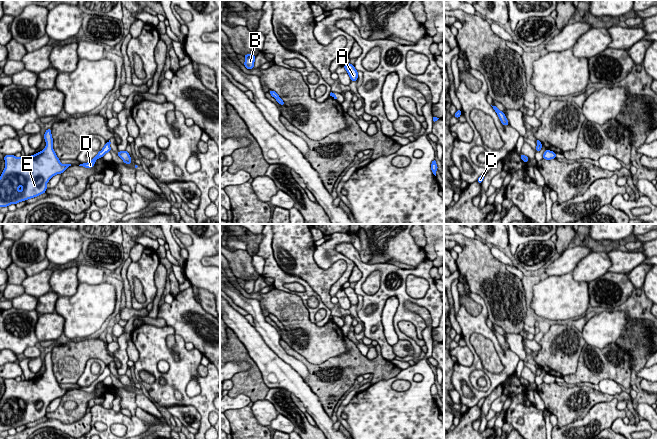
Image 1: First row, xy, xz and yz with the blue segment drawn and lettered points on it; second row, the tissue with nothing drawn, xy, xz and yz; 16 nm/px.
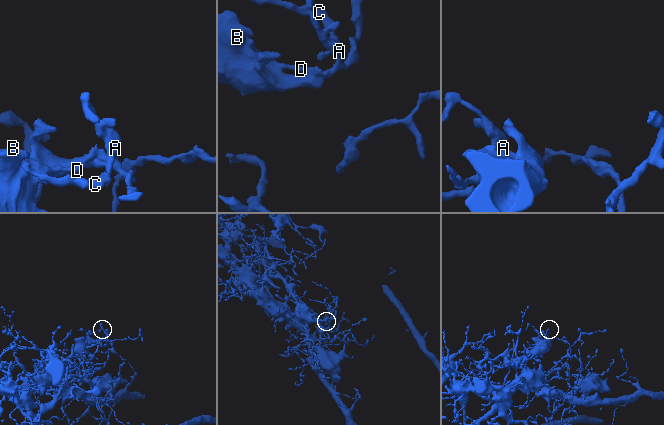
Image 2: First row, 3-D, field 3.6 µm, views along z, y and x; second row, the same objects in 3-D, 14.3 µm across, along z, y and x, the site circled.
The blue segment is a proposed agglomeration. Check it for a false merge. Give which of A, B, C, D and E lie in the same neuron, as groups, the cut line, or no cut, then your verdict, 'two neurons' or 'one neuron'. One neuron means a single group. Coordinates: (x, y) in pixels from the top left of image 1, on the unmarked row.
A B C E / D | yz (537, 367), (541, 369) | two neurons

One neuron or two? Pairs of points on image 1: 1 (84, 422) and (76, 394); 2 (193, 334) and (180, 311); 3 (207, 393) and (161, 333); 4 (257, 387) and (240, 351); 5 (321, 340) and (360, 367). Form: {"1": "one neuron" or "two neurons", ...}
{"1": "two neurons", "2": "one neuron", "3": "one neuron", "4": "one neuron", "5": "two neurons"}

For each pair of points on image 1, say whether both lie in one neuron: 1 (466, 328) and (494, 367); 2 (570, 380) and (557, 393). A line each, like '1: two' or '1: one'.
1: two
2: two

